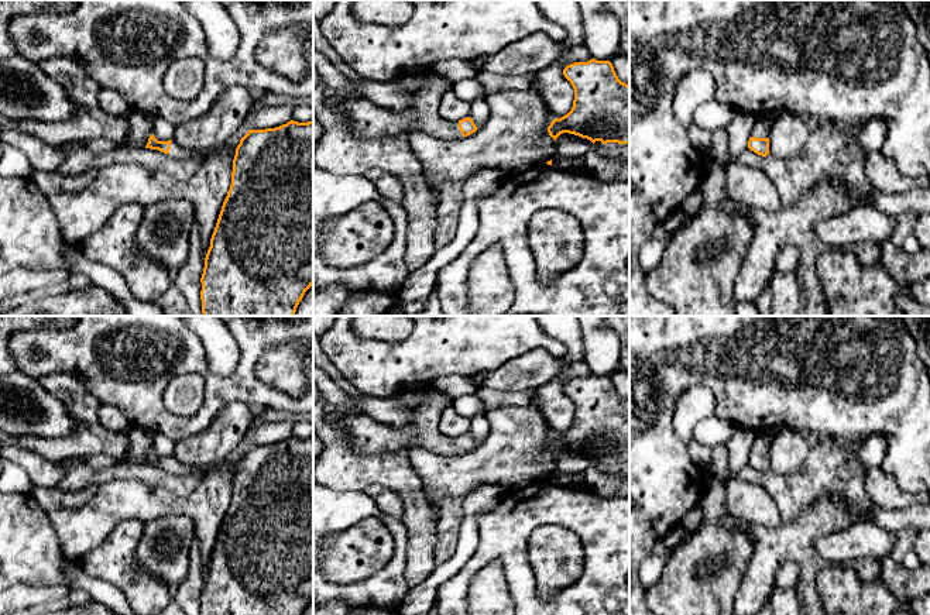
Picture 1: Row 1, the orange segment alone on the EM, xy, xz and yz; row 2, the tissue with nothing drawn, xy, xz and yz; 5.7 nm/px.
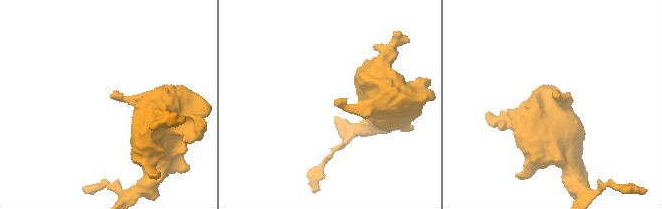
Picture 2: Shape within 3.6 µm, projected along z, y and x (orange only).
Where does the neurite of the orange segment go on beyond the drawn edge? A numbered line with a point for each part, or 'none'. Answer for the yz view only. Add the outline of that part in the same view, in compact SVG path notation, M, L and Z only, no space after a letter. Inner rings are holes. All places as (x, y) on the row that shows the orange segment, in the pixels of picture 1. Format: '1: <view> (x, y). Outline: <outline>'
1: yz (762, 124). Outline: M766 114L766 116L758 116L755 118L754 128L751 130L749 137L756 138L769 138L769 130L772 127L775 116Z

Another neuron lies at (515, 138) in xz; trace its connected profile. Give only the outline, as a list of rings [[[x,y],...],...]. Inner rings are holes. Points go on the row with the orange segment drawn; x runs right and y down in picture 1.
[[[533,82],[526,90],[507,90],[487,96],[490,117],[476,133],[460,140],[436,138],[423,131],[408,135],[409,147],[421,162],[425,178],[439,196],[446,181],[466,181],[481,168],[497,168],[507,175],[531,171],[556,155],[556,142],[548,127],[555,120]]]

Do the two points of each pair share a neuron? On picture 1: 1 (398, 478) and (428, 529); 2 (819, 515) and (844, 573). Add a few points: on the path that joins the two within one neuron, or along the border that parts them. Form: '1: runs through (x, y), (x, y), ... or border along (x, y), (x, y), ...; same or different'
1: runs through (411, 491), (419, 516); same
2: border along (827, 563), (816, 579), (819, 597); different

